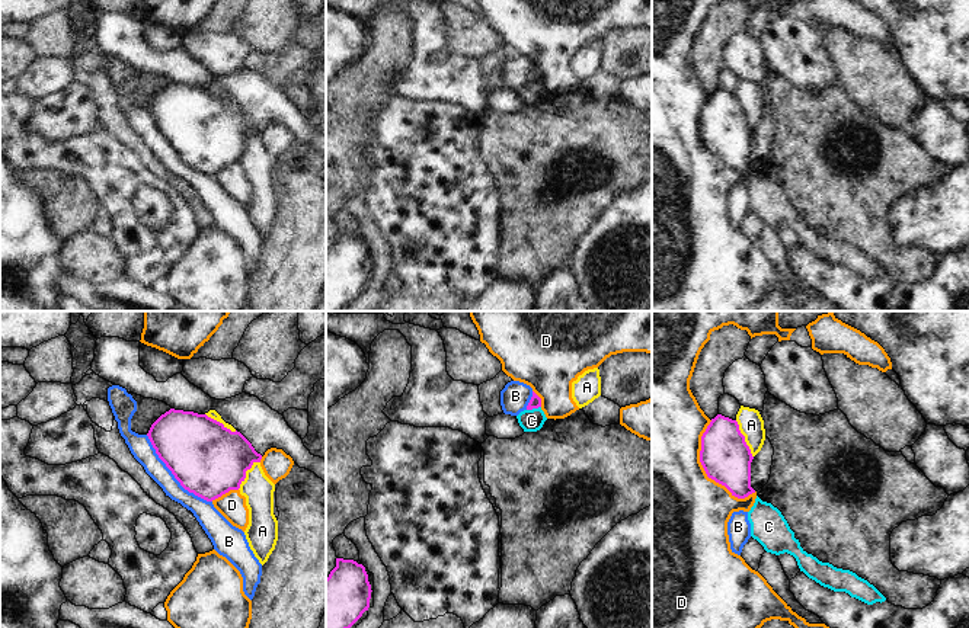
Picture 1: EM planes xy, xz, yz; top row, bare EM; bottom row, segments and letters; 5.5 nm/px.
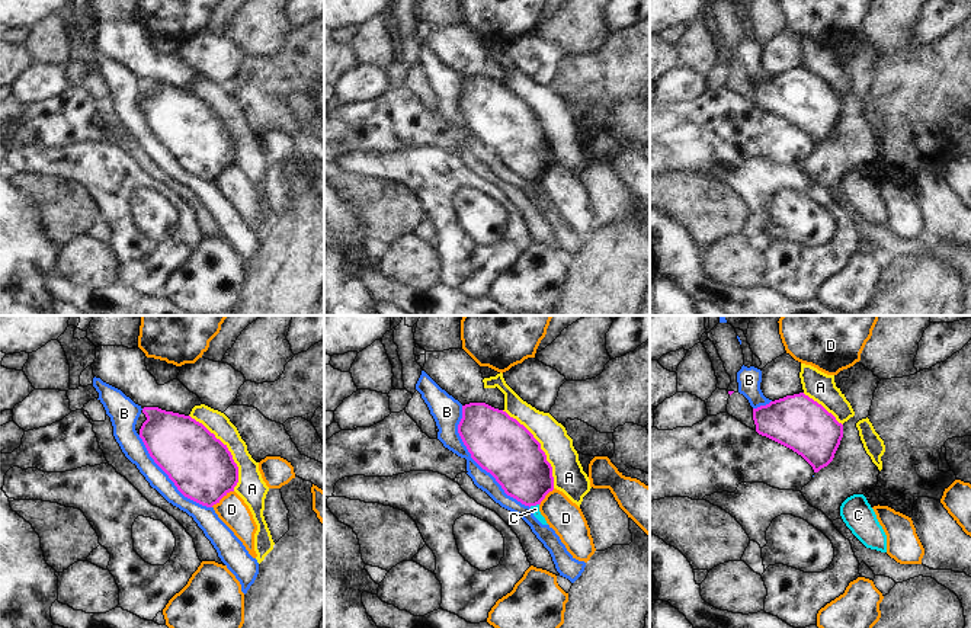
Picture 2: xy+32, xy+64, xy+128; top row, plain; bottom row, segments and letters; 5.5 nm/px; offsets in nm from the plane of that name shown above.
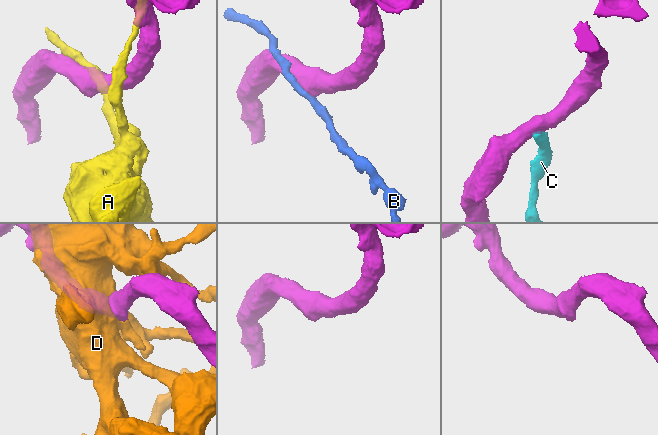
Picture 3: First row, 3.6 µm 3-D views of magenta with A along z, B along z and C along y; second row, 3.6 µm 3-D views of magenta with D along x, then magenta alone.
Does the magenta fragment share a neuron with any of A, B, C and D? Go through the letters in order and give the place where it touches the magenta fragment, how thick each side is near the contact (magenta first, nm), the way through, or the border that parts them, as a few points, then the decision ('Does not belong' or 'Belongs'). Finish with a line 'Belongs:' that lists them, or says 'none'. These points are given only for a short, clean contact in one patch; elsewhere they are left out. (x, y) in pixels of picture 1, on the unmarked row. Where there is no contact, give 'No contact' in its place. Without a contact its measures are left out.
A: Touches magenta at xy (245, 149). Thickness 400 nm (magenta) against 170 nm. Does not belong
B: Touches magenta at xy (173, 149). Thickness 400 nm (magenta) against 120 nm. Does not belong
C: Touches magenta at xz (533, 82). Thickness 60 nm (magenta) against 130 nm. Boundary: xz (540, 80), (527, 85). Does not belong
D: Touches magenta at yz (703, 141). Thickness 280 nm (magenta) against 500 nm. Does not belong
Belongs: none

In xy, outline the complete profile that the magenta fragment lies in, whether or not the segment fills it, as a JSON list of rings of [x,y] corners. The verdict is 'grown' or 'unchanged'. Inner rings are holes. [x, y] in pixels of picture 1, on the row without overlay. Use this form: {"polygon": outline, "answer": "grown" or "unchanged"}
{"polygon": [[[170,83],[147,110],[180,160],[207,176],[239,164],[246,145],[262,134],[240,106],[194,86]]], "answer": "unchanged"}

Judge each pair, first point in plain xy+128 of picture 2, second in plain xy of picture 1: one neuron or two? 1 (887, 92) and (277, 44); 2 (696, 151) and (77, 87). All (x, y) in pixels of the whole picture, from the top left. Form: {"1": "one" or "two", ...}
{"1": "two", "2": "one"}

